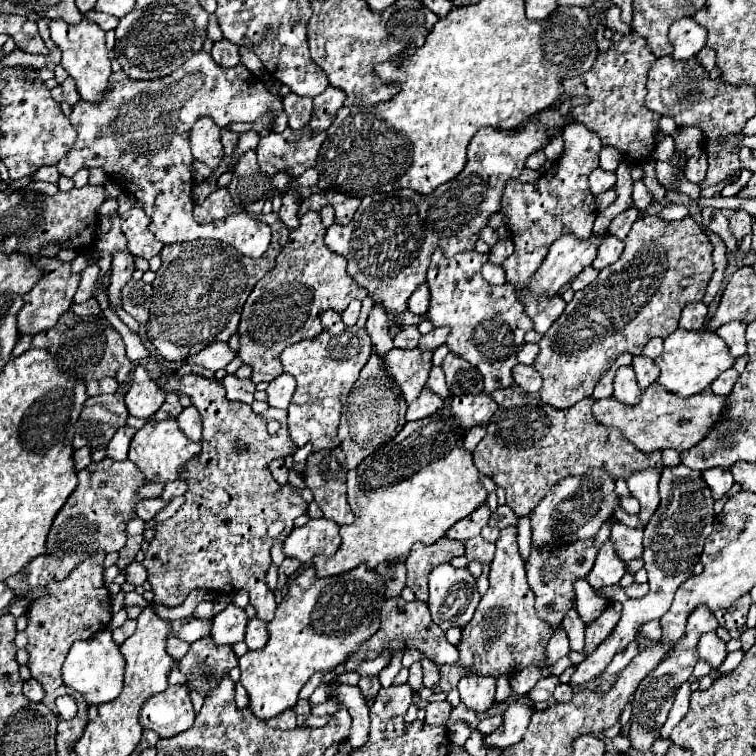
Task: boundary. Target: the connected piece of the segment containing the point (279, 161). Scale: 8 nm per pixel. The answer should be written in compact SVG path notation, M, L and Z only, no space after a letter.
M289 127L283 133L271 131L267 137L261 137L257 147L259 167L269 177L277 175L279 171L299 177L309 167L315 167L319 147L327 139L327 133L313 133L311 127L303 131L291 131Z

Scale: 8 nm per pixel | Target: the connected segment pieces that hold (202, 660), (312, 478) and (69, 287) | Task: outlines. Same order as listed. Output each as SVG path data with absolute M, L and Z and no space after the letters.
M201 637L191 643L187 655L179 661L179 667L187 675L187 687L207 695L217 687L225 671L237 667L237 655L231 645L215 645L211 637Z
M341 447L311 453L305 467L305 483L315 495L323 517L349 525L353 511L347 503L347 461Z
M41 257L37 261L37 267L45 269L45 275L23 299L25 305L17 315L17 329L21 335L37 335L45 329L51 329L59 321L59 315L63 315L63 311L67 311L71 307L73 295L79 287L79 281L81 281L81 275L71 273L71 265L59 261L57 257Z

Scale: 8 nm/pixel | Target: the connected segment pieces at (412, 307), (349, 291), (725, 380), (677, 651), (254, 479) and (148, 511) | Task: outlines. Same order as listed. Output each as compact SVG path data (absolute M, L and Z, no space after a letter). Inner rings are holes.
M427 283L419 285L417 291L415 291L415 293L411 295L411 299L409 299L409 311L411 311L411 313L417 313L417 315L425 315L429 308L430 299Z
M309 211L305 217L301 217L299 221L299 229L289 233L289 241L285 243L283 251L277 257L277 265L273 271L269 271L251 291L247 303L243 305L241 311L241 323L239 323L239 359L247 365L253 367L253 383L271 383L273 379L277 379L283 373L283 365L279 361L279 355L285 347L315 337L323 331L321 325L321 315L327 309L333 309L337 313L341 313L353 299L365 299L367 297L367 289L359 287L355 283L355 279L349 277L347 273L347 259L343 259L341 255L333 253L329 247L325 247L325 237L327 229L321 223L321 215L317 211Z
M747 355L739 357L739 359L735 361L735 365L733 365L729 371L721 373L721 375L711 383L711 389L713 389L715 395L729 395L729 393L731 393L731 387L735 385L735 381L739 379L739 375L743 373L747 359L749 359Z
M699 605L689 615L685 635L677 641L677 645L673 647L669 657L655 671L651 671L651 675L647 675L647 679L643 679L643 683L639 683L637 693L635 693L635 701L633 701L633 719L631 719L631 731L629 731L631 745L639 752L650 752L653 743L659 739L659 731L661 731L661 727L663 727L663 723L667 719L667 713L669 713L669 709L673 705L673 697L675 697L679 685L685 683L691 677L693 667L699 661L699 653L697 653L699 637L703 633L717 631L717 627L719 627L719 623L717 623L715 615L711 611L707 611L707 607Z
M159 375L159 387L167 391L177 391L177 393L187 393L193 401L193 405L199 409L201 419L203 419L203 435L201 435L201 455L195 461L187 463L187 469L181 473L181 479L189 485L185 493L185 505L177 511L175 517L169 521L157 523L155 527L155 539L151 541L143 565L147 567L149 573L149 583L155 593L155 603L167 605L167 607L177 607L185 601L185 597L193 589L207 589L215 593L237 593L237 591L247 591L251 595L251 605L257 609L259 619L271 621L277 609L273 591L267 587L265 573L271 565L271 547L279 539L269 539L267 537L267 527L275 523L275 519L283 519L285 529L281 537L290 534L293 529L295 517L303 515L307 511L307 503L299 495L295 487L283 487L279 485L271 473L267 471L267 463L273 461L275 453L293 453L295 445L291 443L289 435L283 435L283 427L287 427L287 411L281 409L267 409L265 413L257 415L253 413L251 405L247 403L235 403L229 401L223 383L217 379L207 379L201 375ZM267 421L279 421L279 431L271 435L267 431Z
M157 497L157 499L145 499L145 501L139 505L137 515L139 515L143 521L151 521L161 509L167 507L167 503L169 503L169 501L161 499L161 497Z

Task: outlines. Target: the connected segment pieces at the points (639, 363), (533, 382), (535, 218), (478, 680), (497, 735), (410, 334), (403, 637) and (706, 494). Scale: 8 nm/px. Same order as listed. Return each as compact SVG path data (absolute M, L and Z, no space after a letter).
M643 355L633 357L633 369L637 373L637 383L641 391L645 391L649 385L653 385L659 379L659 367L655 365L653 359L647 359Z
M519 363L513 371L513 379L515 379L515 385L525 393L535 393L541 389L541 375L529 365Z
M575 121L563 129L561 137L565 149L553 169L543 173L535 183L521 183L519 179L511 179L503 191L501 213L505 215L505 223L515 243L513 255L503 263L503 271L507 281L519 287L537 271L555 239L567 233L575 233L577 237L587 239L591 235L593 221L597 219L595 197L591 195L587 179L591 171L599 167L601 139L583 123Z
M465 675L459 681L457 691L463 705L471 707L471 711L475 713L485 713L495 701L495 679L481 675Z
M513 697L507 703L505 715L503 715L503 727L491 735L485 735L483 743L485 747L493 747L493 749L507 749L515 743L519 743L527 731L529 725L529 717L531 717L531 707L529 707L529 699L527 697Z
M409 325L409 327L403 327L401 335L393 343L395 343L397 349L411 349L411 347L417 347L419 337L421 337L421 333L417 331L417 327Z
M401 597L387 599L387 603L381 609L381 629L361 645L359 653L355 653L343 667L345 671L357 671L361 661L369 661L379 657L383 651L393 651L393 649L417 649L432 661L437 661L441 665L453 665L457 661L457 649L447 641L446 633L439 629L429 615L427 603L421 601L411 601L405 603Z
M683 465L663 469L661 483L659 483L659 495L661 495L661 503L655 515L651 517L651 521L647 523L647 527L643 529L645 531L643 561L649 573L649 593L641 599L631 599L623 603L623 615L621 615L619 625L599 649L595 649L591 655L587 655L577 665L569 681L571 687L581 687L587 681L595 679L611 663L613 655L623 651L623 647L627 647L635 639L635 631L639 625L651 619L661 619L669 611L673 603L673 595L679 589L679 585L687 577L693 575L693 567L699 563L703 543L707 535L713 531L713 497L701 473L689 467L683 467Z

